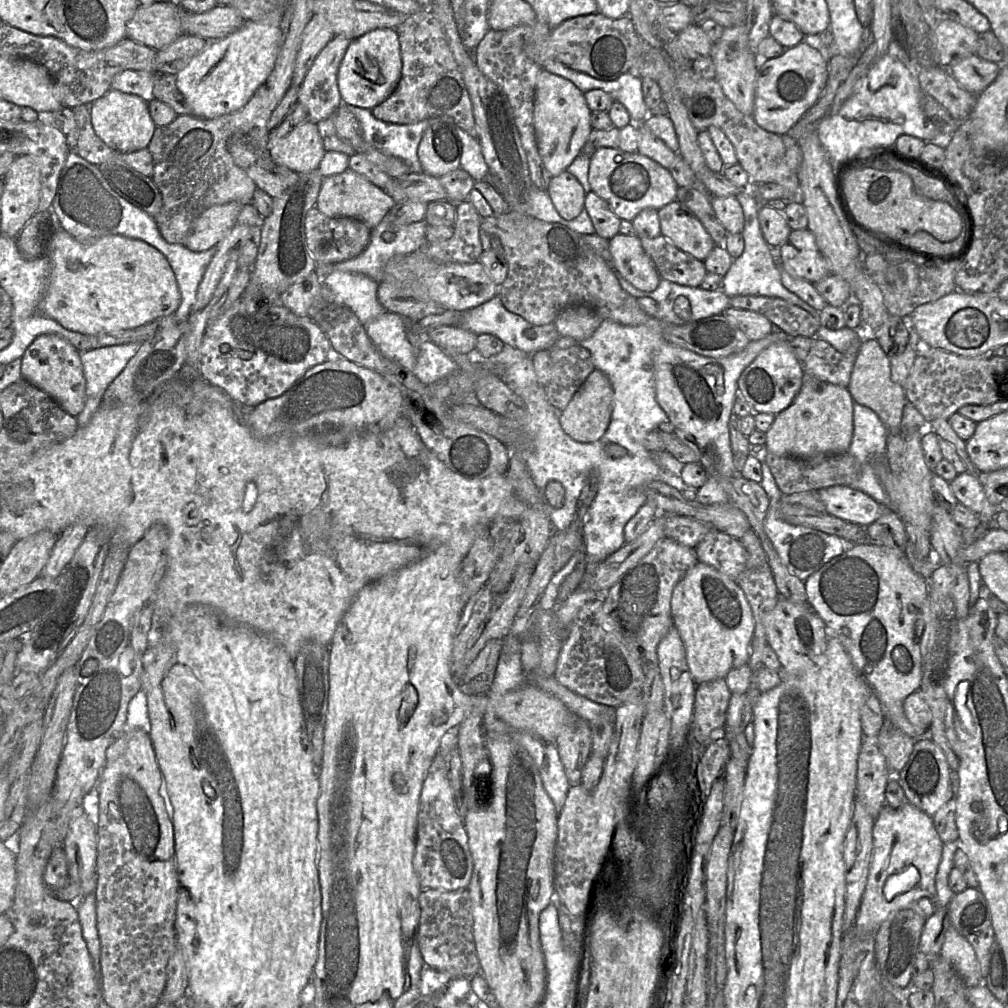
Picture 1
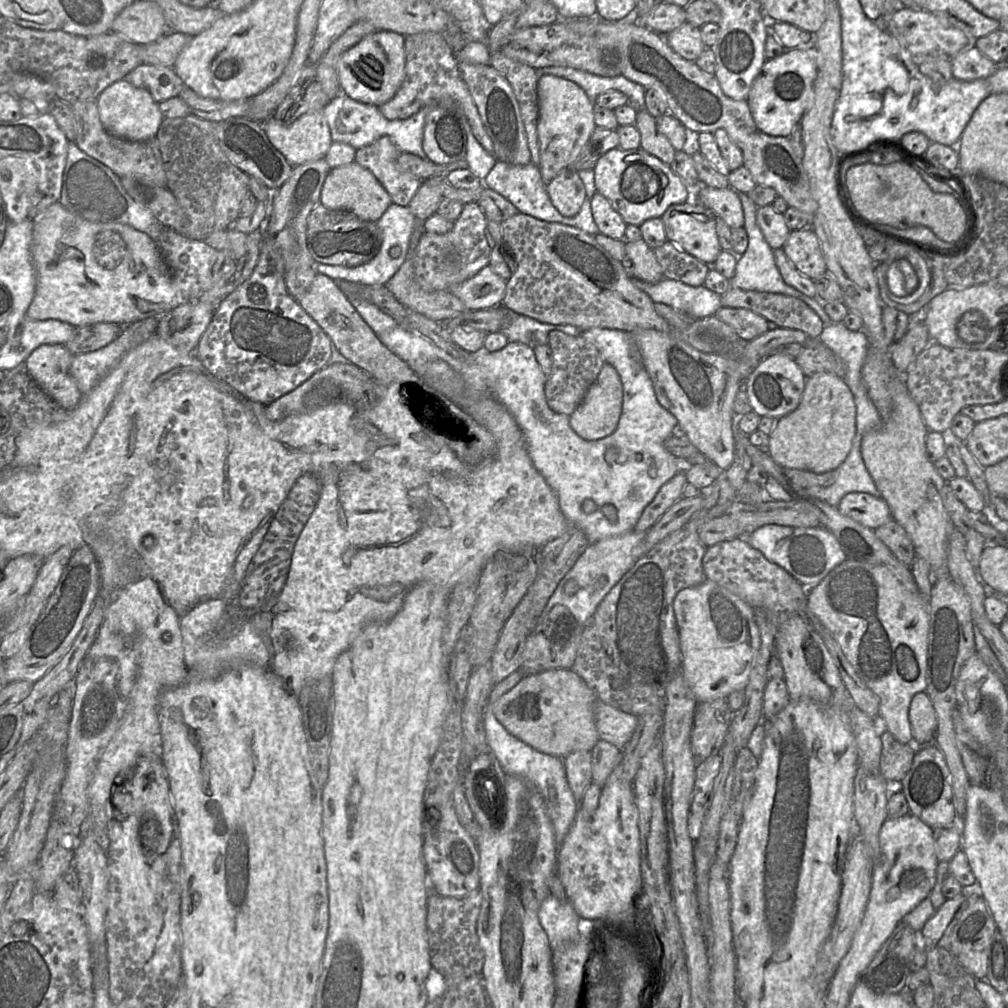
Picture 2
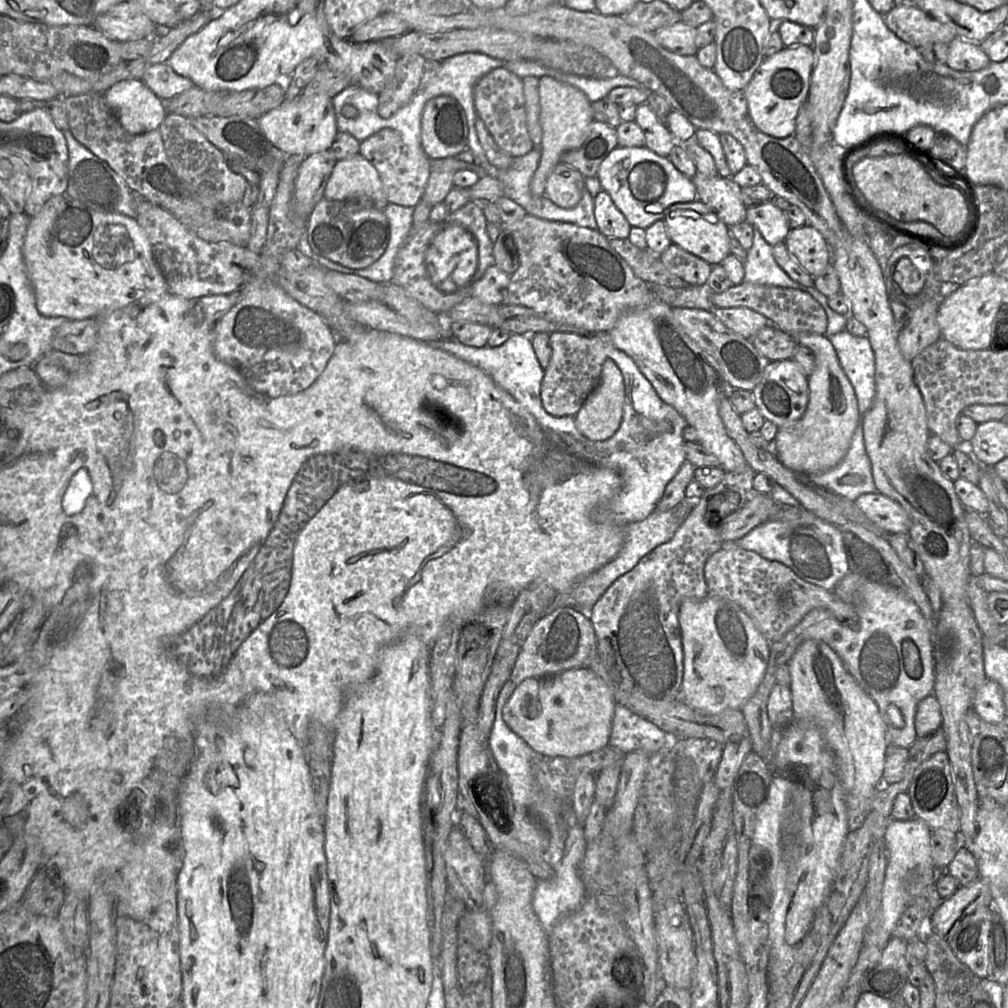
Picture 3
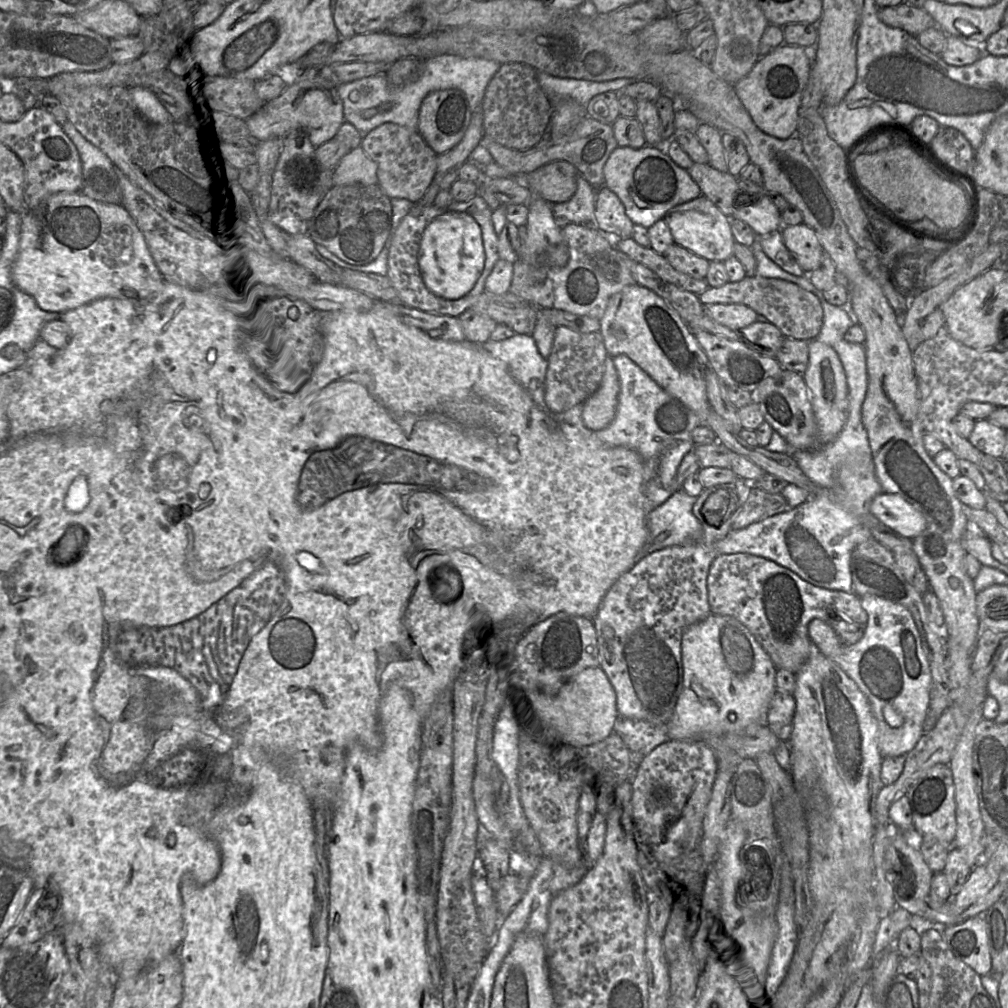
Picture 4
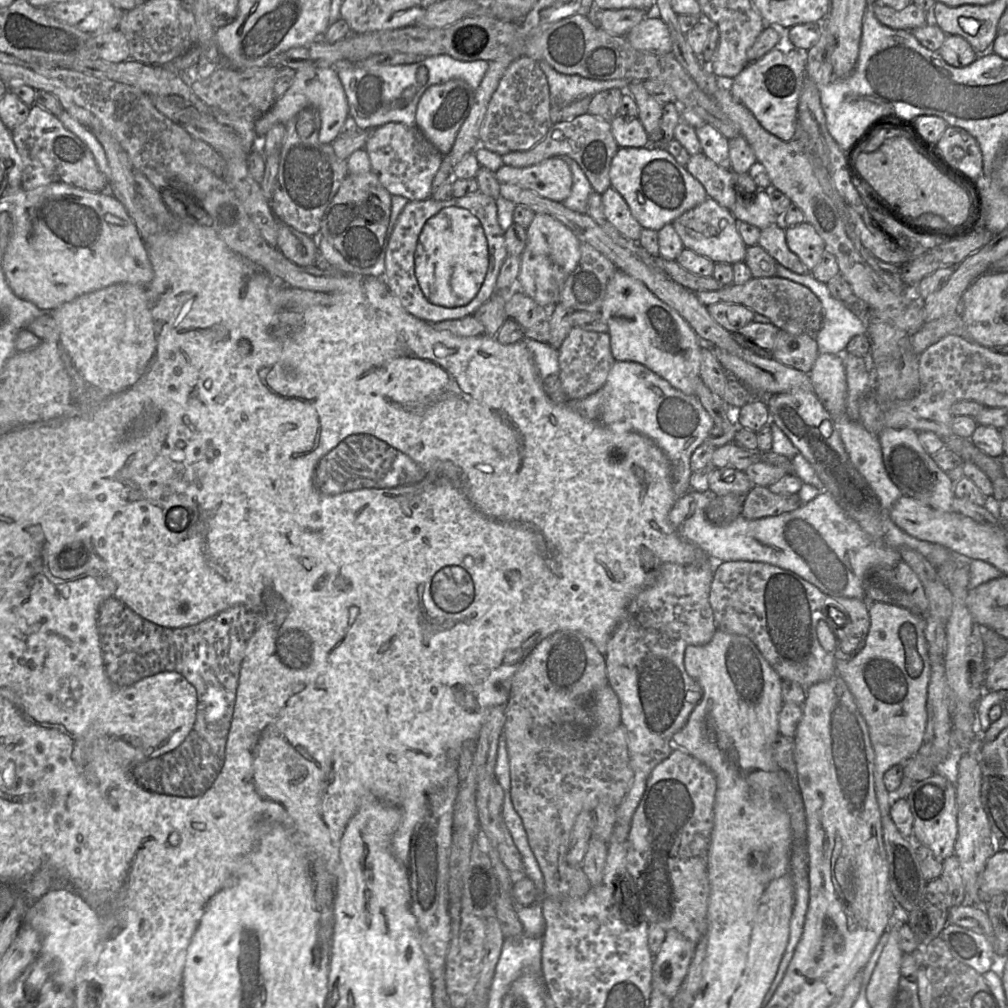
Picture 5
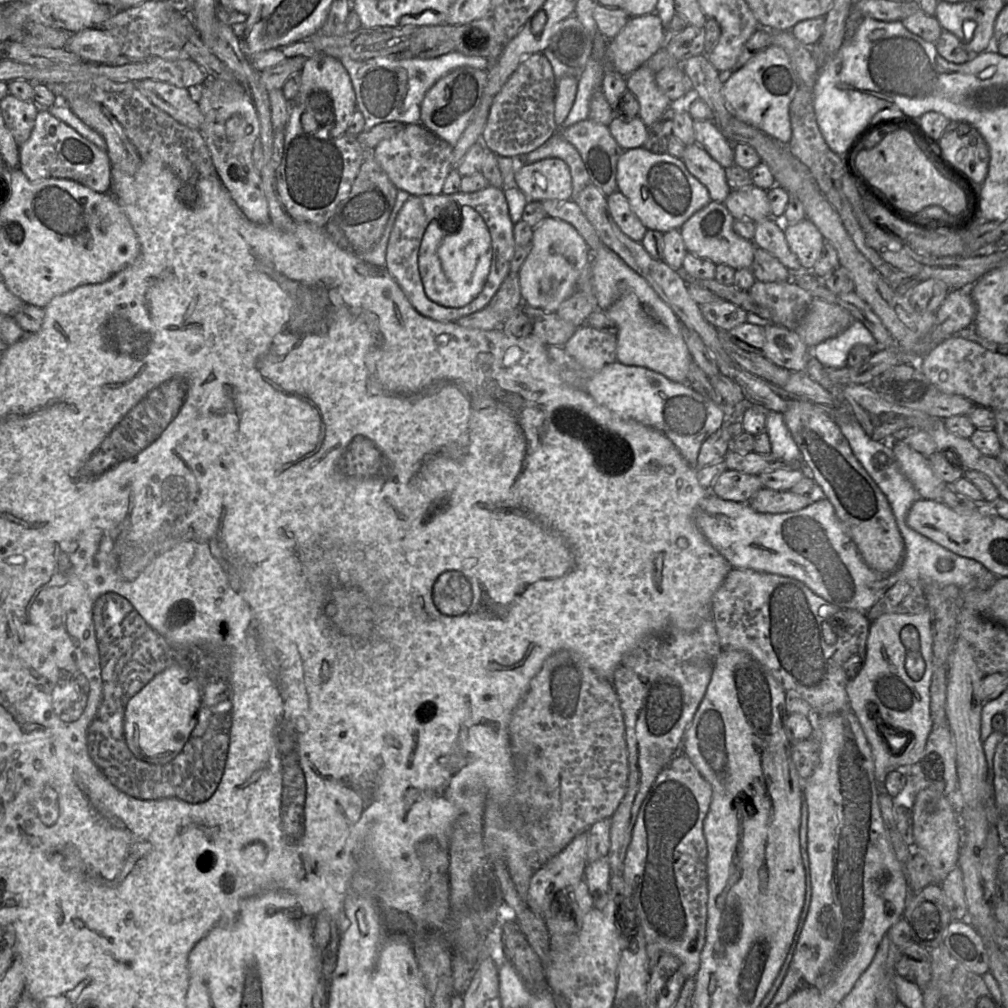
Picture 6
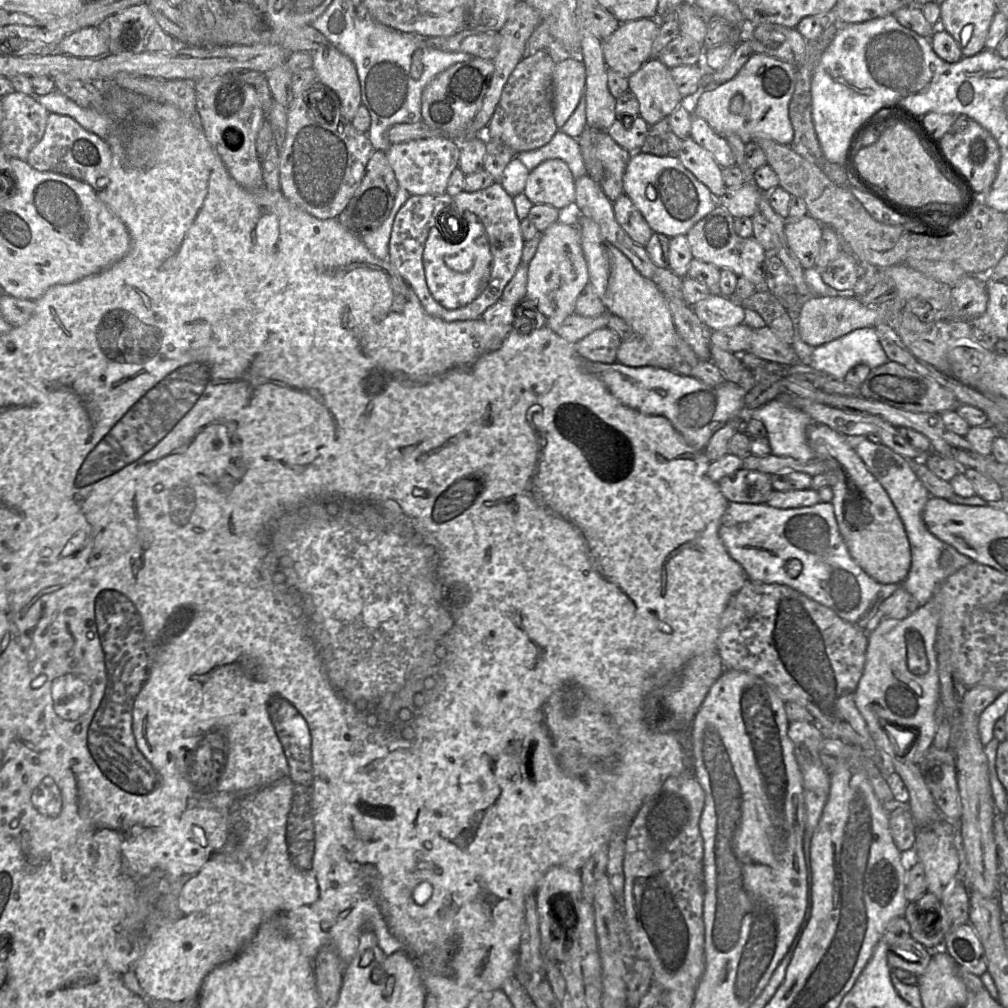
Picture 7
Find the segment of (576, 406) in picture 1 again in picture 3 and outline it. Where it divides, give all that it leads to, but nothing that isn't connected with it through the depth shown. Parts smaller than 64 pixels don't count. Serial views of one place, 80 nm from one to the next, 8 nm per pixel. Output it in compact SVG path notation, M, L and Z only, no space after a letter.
M607 357L598 385L575 415L575 425L590 440L608 439L621 424L624 403L625 384L622 372Z

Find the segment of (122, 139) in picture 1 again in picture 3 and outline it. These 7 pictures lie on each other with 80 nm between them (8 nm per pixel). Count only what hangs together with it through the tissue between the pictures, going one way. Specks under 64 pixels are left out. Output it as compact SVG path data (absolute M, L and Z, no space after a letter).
M141 80L120 81L104 97L122 127L133 135L158 129L168 114L165 102Z

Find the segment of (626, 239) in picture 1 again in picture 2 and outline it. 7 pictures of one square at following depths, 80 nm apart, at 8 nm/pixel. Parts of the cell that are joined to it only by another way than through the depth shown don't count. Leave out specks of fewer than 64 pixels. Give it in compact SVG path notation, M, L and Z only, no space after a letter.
M643 240L625 241L625 255L632 267L632 275L639 280L656 283L664 278L654 250Z

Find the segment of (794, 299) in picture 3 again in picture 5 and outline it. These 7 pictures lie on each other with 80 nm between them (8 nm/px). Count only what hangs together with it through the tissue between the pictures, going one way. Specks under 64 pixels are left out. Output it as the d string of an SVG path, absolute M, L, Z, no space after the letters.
M780 277L751 278L743 285L724 286L718 291L699 291L696 297L705 306L711 304L739 304L767 317L770 322L787 333L815 337L821 330L824 311L817 296L807 287Z

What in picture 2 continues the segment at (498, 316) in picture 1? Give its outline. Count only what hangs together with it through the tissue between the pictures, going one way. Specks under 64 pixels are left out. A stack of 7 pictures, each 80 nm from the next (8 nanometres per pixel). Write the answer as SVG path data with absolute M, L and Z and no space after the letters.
M518 314L512 323L501 330L509 341L523 343L530 348L549 344L549 334L557 330L553 324L539 322L533 318Z

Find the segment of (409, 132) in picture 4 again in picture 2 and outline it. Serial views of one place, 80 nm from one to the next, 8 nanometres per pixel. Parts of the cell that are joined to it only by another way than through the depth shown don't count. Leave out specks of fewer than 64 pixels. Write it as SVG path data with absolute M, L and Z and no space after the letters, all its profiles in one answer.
M383 135L370 145L356 150L355 162L370 170L390 195L392 202L407 207L419 190L423 180L398 170L396 161L401 154L389 136Z

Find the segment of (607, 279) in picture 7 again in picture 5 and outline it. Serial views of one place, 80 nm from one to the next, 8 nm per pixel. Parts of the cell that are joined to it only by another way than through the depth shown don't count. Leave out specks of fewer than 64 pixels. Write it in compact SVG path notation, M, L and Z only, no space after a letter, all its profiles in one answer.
M617 270L609 281L600 309L608 325L616 361L637 362L686 395L694 395L700 377L702 341L688 323L657 298L641 281Z

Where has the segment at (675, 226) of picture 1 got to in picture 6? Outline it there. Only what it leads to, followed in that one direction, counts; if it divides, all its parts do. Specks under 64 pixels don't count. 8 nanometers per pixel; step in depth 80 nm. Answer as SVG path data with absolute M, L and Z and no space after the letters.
M711 200L679 228L687 252L708 259L715 265L727 265L734 270L750 269L757 246L734 231L734 221L734 217L722 203Z

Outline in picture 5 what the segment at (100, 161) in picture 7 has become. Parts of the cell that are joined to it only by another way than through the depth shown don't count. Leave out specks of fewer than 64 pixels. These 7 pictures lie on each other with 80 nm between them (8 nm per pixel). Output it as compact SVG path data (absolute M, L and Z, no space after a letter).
M33 105L24 123L12 130L22 160L22 188L33 190L52 183L65 183L94 193L108 191L108 179L98 168L87 145L52 113Z

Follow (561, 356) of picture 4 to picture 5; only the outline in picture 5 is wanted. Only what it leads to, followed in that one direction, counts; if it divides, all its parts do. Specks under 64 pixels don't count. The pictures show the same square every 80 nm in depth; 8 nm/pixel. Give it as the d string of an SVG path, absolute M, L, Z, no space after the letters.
M573 327L558 348L559 379L568 400L582 399L601 389L615 362L610 349L610 336L606 332L587 331Z

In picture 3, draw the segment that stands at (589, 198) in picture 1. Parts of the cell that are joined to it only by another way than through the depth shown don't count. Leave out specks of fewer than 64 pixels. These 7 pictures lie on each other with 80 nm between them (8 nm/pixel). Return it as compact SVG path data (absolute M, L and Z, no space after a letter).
M602 189L594 197L594 217L599 232L607 238L628 238L631 225Z

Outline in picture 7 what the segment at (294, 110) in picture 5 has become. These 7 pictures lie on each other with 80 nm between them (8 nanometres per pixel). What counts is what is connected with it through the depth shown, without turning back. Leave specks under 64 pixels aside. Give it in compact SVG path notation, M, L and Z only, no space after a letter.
M332 44L313 53L313 69L318 82L337 93L342 116L352 122L362 105L361 86L352 60Z

